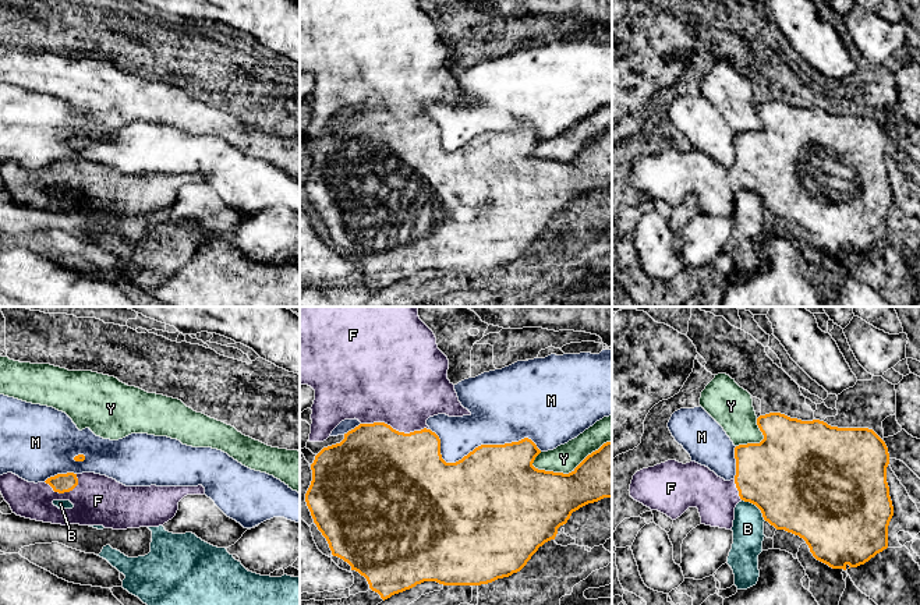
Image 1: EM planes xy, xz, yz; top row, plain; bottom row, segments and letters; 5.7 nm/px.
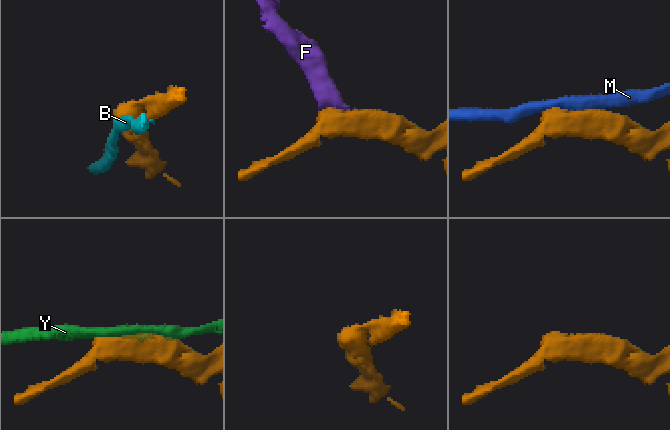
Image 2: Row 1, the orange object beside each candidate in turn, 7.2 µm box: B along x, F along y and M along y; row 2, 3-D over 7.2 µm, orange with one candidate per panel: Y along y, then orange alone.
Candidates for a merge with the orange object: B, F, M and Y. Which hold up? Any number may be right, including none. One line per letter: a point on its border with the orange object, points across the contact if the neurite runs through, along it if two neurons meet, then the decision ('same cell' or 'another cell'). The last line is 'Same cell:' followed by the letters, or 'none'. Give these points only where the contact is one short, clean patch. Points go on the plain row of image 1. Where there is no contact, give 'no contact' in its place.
B: meets orange in yz at (756, 193); another cell
F: meets orange in xz at (395, 117); same cell
M: meets orange in xz at (477, 135); another cell
Y: meets orange in xz at (572, 159); another cell
Same cell: F

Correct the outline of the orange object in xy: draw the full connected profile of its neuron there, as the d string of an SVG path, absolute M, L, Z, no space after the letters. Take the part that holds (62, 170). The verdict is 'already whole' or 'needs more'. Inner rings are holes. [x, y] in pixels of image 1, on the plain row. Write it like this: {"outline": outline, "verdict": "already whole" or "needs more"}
{"outline": "M7 160L0 163L0 180L13 201L25 206L127 217L163 213L176 204L184 184L205 183L205 176L125 174L95 160L57 162L35 171ZM54 188L70 188L74 195L59 197Z", "verdict": "needs more"}

